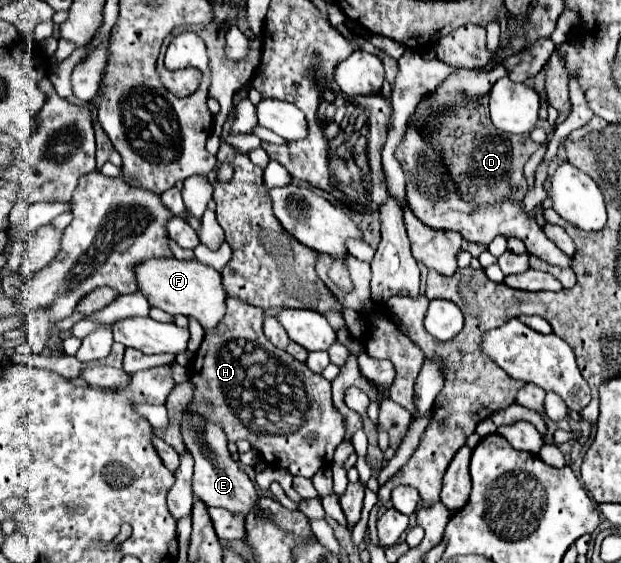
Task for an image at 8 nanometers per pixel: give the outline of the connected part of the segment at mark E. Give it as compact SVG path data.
M185 412L183 414L183 442L191 450L195 458L195 474L193 474L193 496L197 500L203 500L205 506L221 506L235 514L247 516L257 500L257 492L249 476L239 468L237 462L231 460L231 454L227 450L227 438L223 430L215 424L205 422L201 416Z

